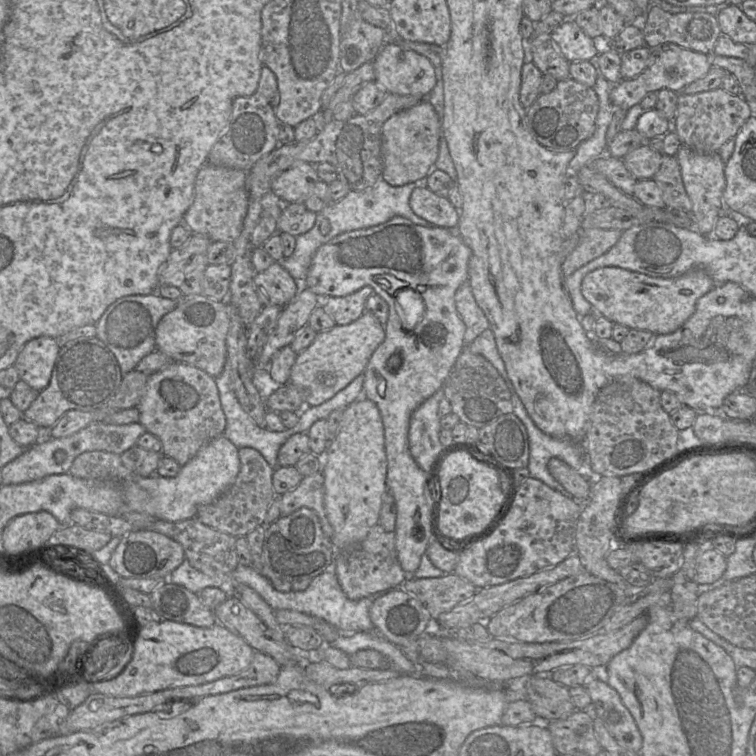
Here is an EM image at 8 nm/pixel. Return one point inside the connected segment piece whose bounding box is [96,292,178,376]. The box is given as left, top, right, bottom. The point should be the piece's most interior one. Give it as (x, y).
(127, 327)

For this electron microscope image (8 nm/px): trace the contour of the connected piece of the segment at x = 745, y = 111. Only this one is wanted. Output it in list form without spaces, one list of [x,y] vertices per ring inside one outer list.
[[[722,87],[692,95],[678,93],[675,117],[671,123],[681,144],[697,153],[718,152],[723,144],[735,138],[743,124],[754,114],[751,106],[741,95],[734,95]]]

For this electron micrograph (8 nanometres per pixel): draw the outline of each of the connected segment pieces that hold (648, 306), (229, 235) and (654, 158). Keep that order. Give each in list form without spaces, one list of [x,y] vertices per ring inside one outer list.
[[[601,267],[583,278],[581,293],[592,305],[593,313],[613,324],[662,335],[680,328],[695,312],[697,300],[715,285],[711,276],[701,268],[675,278],[659,278],[620,267]]]
[[[209,163],[199,170],[194,181],[193,200],[182,221],[192,234],[202,234],[211,242],[234,242],[239,237],[249,202],[247,172]]]
[[[643,144],[630,152],[623,158],[627,170],[637,180],[652,179],[658,171],[664,154],[656,152],[647,144]]]

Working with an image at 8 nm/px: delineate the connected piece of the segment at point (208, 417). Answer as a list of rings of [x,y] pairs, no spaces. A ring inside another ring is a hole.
[[[172,362],[162,370],[149,376],[145,392],[136,408],[139,411],[139,423],[146,431],[158,437],[162,443],[162,454],[173,458],[183,466],[211,440],[223,435],[226,417],[222,410],[215,378],[192,365]]]

